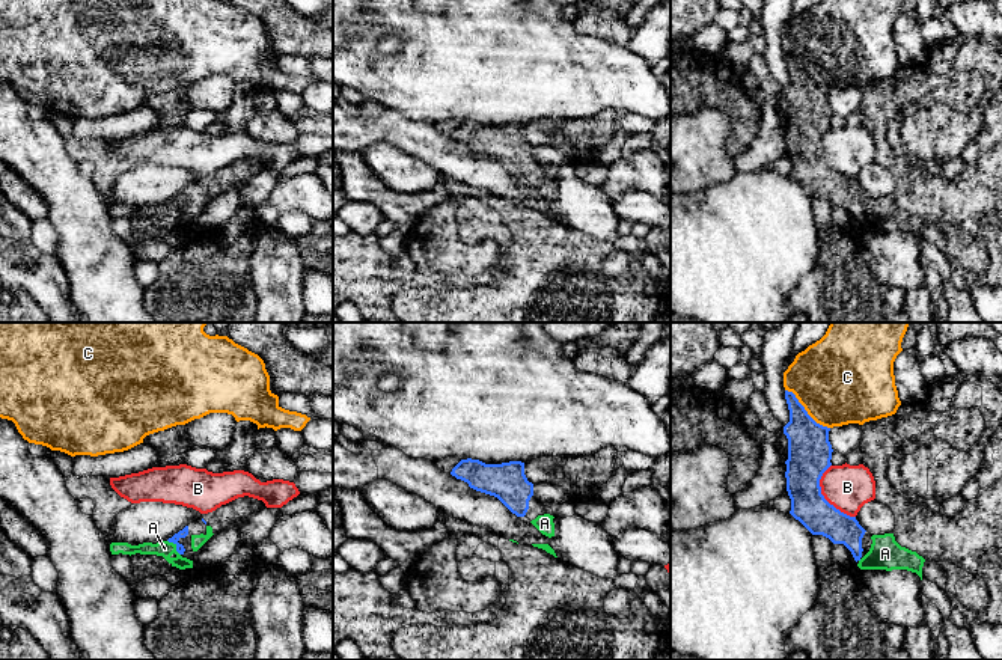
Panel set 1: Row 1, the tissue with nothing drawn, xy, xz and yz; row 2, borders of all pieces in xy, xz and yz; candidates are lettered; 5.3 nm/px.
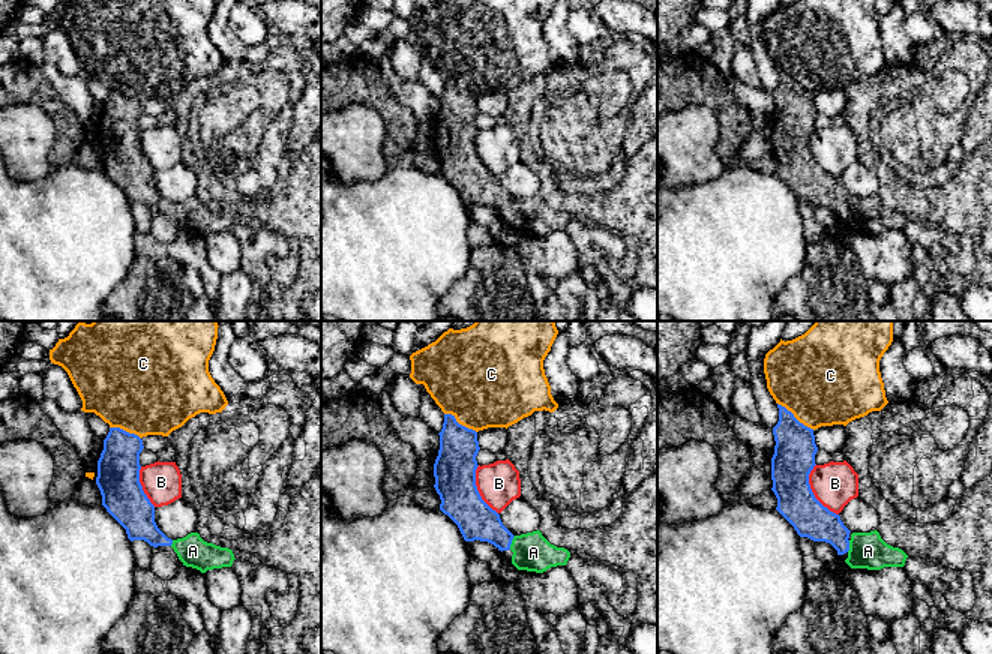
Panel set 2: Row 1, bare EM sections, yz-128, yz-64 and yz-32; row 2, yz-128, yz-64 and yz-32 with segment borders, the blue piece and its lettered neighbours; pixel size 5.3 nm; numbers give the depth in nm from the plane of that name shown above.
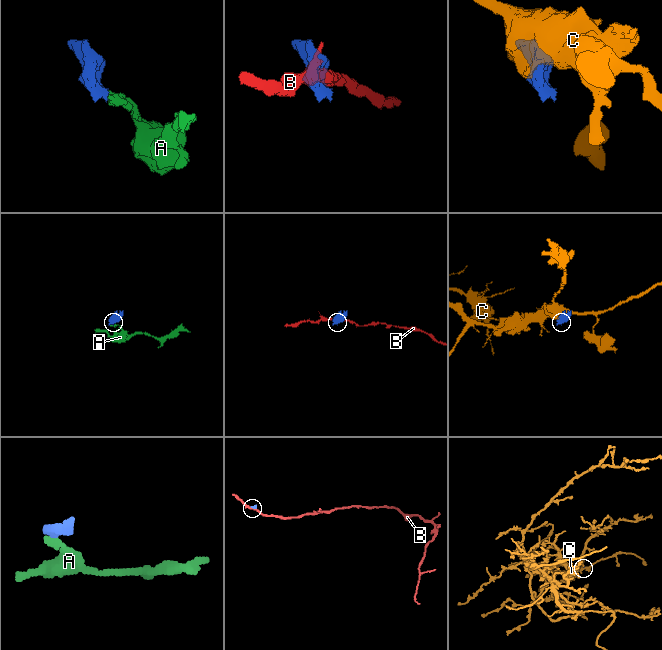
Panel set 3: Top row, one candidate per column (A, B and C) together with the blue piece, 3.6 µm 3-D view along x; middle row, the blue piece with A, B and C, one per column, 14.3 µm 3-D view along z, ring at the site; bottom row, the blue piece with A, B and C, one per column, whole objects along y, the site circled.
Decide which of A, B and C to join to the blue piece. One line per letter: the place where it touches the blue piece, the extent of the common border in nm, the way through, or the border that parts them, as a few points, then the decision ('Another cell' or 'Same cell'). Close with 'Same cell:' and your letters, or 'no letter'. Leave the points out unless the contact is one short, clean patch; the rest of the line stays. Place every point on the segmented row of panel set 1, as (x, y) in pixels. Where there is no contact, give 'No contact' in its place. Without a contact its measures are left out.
A: Touches blue at xy (177, 547). Shared border 110 nm. Path across: xy (184, 532), (177, 538), (177, 547), (164, 549). Same cell
B: Touches blue at yz (823, 496). Shared border 320 nm. Another cell
C: Touches blue at yz (805, 410). Shared border 320 nm. Another cell
Same cell: A

